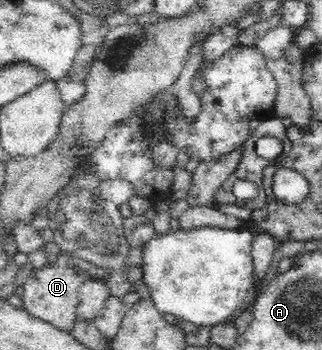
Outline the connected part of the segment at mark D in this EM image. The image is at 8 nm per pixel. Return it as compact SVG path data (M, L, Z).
M60 262L48 264L42 269L34 269L23 287L23 310L53 327L72 333L78 318L80 287L83 283L81 276Z

